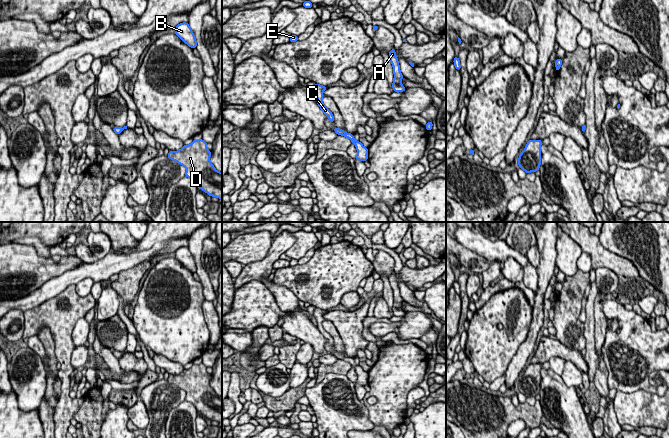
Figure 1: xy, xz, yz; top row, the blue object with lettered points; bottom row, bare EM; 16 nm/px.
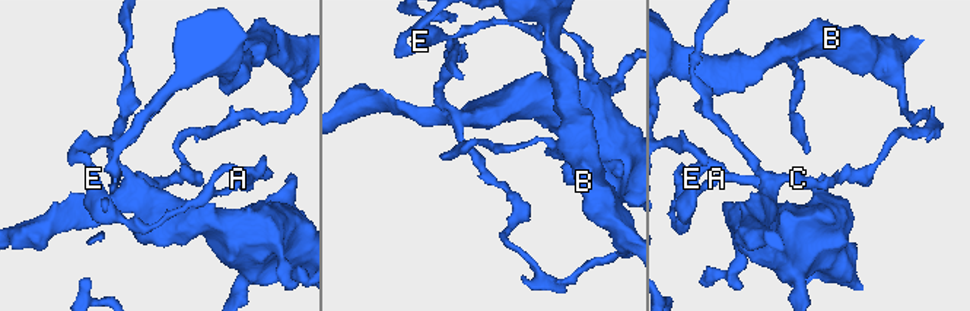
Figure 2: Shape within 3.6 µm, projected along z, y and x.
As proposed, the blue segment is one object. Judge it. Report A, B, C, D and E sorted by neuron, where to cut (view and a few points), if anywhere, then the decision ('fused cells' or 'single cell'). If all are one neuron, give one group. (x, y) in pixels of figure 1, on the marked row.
groups A B E / C D; cut xz (347, 133), (345, 136); fused cells

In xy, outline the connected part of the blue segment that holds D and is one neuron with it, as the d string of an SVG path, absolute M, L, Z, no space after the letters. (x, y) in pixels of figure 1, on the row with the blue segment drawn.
M194 140L190 145L184 145L178 151L169 151L168 158L176 161L186 168L185 177L192 179L197 188L206 192L209 196L222 199L222 172L218 172L210 162L211 151L207 149L207 143L203 140Z

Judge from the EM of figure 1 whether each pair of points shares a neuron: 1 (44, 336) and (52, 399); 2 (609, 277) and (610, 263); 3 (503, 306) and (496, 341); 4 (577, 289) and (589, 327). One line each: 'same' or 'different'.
1: same
2: different
3: same
4: different

